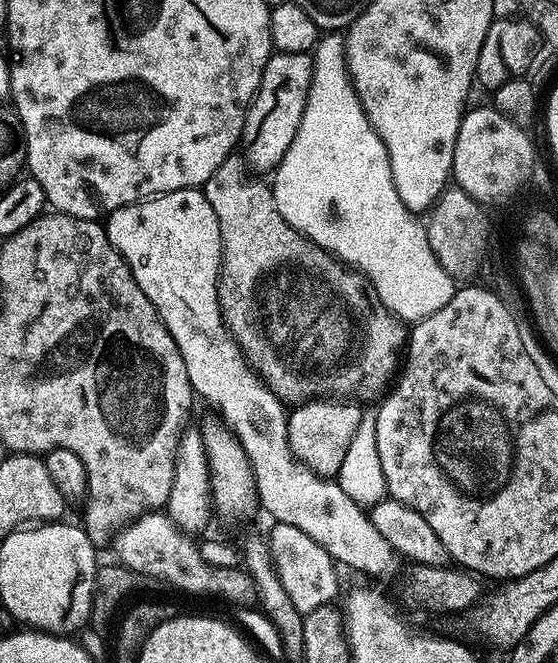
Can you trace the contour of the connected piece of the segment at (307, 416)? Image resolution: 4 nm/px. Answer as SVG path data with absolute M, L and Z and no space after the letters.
M309 401L288 412L288 446L292 459L299 461L315 476L339 477L342 458L358 430L365 413L356 402Z

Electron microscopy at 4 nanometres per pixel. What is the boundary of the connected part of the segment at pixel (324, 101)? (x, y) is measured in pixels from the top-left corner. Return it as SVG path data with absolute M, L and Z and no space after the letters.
M321 35L311 57L312 91L306 98L302 122L298 126L298 134L294 134L294 142L290 142L290 150L286 150L286 158L282 158L276 167L276 181L270 184L276 209L286 222L290 222L290 226L294 226L294 230L363 272L376 287L377 298L395 316L405 322L425 320L434 314L434 310L442 310L442 306L450 302L457 285L438 262L428 241L425 225L416 224L417 217L409 212L402 198L398 198L386 146L370 126L348 73L344 36Z

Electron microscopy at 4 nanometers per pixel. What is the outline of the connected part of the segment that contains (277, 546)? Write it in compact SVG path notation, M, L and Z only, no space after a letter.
M273 523L271 527L272 533L266 536L268 553L276 568L276 576L282 582L282 590L286 590L290 602L294 602L294 606L305 614L318 610L318 606L332 604L336 591L340 588L332 555L318 546L318 542L310 538L310 534L302 534L298 526Z

